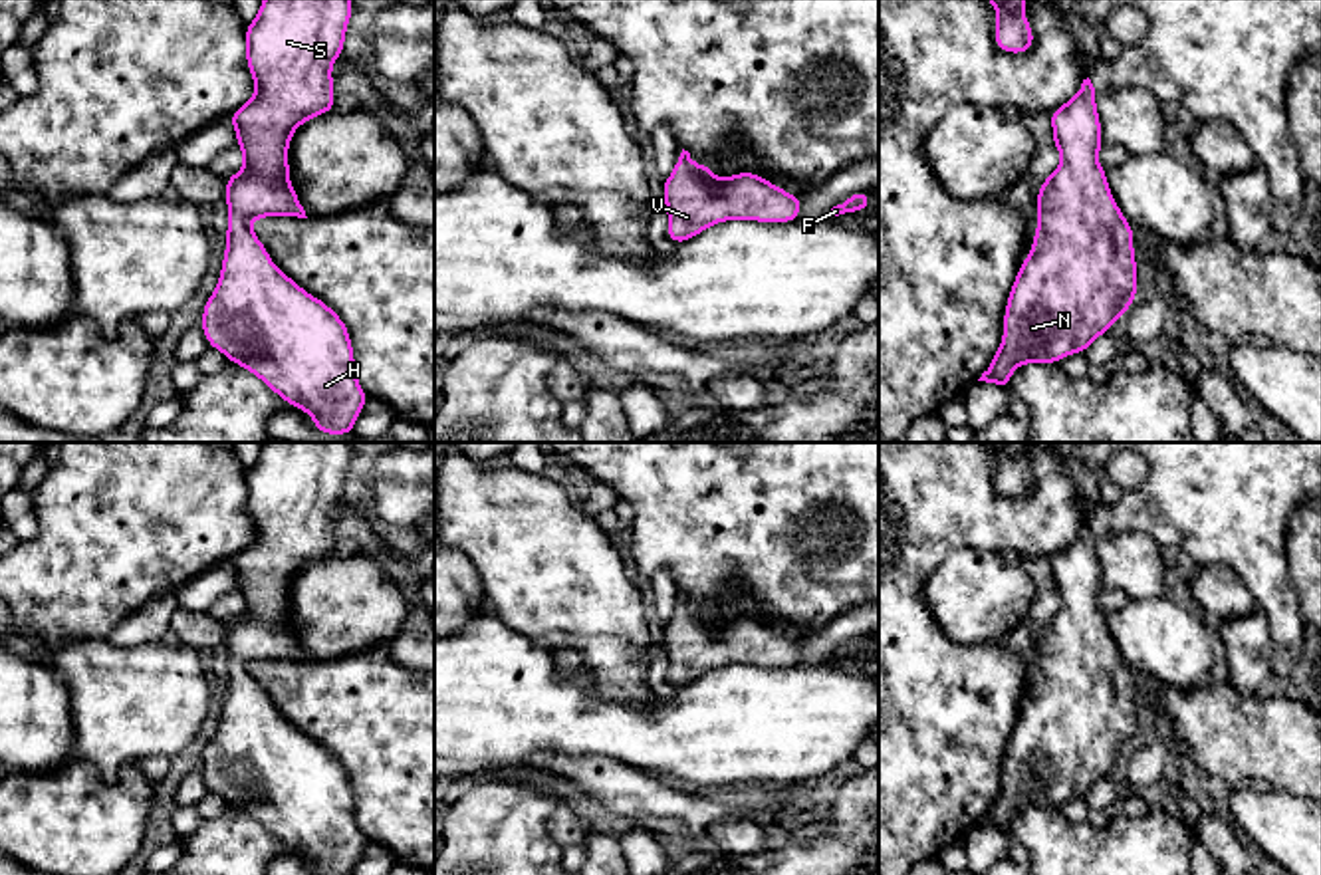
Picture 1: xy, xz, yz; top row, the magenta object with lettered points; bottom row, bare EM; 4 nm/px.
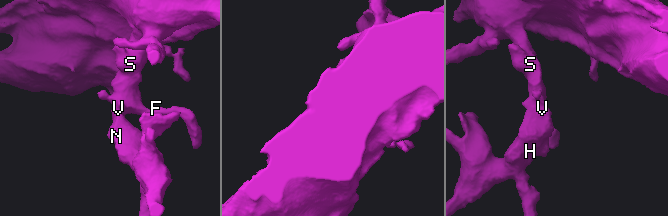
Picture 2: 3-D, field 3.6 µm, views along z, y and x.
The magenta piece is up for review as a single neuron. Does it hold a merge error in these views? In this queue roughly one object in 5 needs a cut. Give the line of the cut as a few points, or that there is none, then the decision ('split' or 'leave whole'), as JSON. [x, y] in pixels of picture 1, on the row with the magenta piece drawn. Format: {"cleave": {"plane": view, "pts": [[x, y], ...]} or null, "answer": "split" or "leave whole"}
{"cleave": null, "answer": "leave whole"}

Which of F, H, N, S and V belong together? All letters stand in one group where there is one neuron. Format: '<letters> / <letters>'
F H N S V

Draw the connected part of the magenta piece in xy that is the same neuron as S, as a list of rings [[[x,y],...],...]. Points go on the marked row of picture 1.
[[[264,0],[244,28],[246,65],[256,91],[228,115],[244,167],[224,181],[226,250],[200,319],[210,347],[248,369],[288,405],[305,411],[323,435],[355,435],[353,425],[369,397],[357,381],[347,325],[270,260],[250,222],[266,216],[307,218],[290,183],[288,147],[300,125],[335,107],[331,65],[343,56],[351,14],[351,0]]]

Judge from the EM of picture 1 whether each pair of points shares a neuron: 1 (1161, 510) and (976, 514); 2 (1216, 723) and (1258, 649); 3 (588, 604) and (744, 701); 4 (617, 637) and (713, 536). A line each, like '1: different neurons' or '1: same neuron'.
1: different neurons
2: different neurons
3: different neurons
4: different neurons

